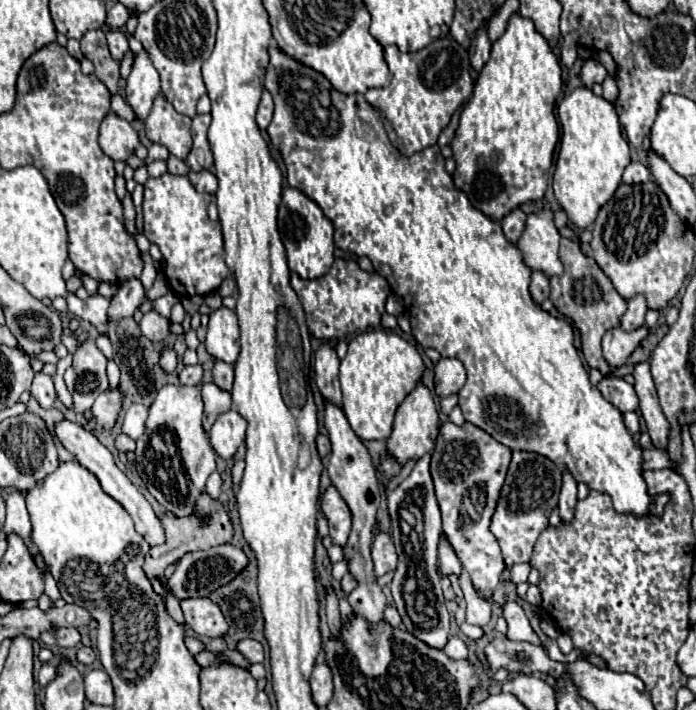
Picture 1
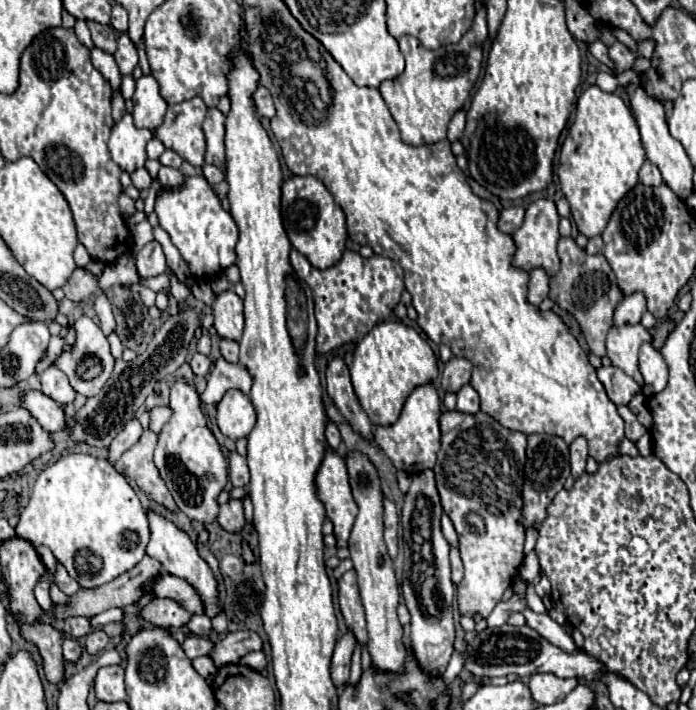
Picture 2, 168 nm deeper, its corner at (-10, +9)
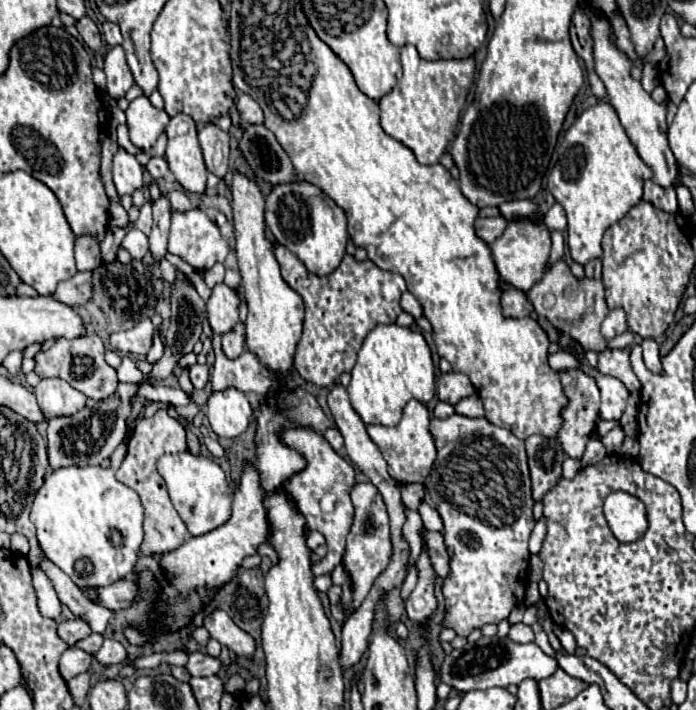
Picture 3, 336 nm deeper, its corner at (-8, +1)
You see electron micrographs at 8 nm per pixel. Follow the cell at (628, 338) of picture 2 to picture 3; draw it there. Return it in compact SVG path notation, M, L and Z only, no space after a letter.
M606 349L606 351L598 353L596 371L602 375L610 375L610 377L620 379L626 385L626 389L630 391L630 395L634 399L640 399L640 381L632 373L626 349Z

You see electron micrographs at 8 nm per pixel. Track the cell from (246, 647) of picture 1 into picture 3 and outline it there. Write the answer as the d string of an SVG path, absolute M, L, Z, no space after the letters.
M190 653L188 655L188 663L186 669L192 677L208 677L208 675L216 675L220 671L222 663L216 657L204 655L204 653Z

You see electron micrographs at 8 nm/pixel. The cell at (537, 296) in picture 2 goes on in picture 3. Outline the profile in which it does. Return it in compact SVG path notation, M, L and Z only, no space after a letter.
M512 287L502 293L500 307L502 307L504 317L512 317L512 319L528 317L530 311L532 311L532 305L528 303L526 295L520 289L512 289Z

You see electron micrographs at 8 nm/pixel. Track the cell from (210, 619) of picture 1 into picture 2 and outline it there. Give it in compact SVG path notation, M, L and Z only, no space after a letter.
M164 575L160 577L154 587L146 587L146 591L152 589L156 593L156 597L168 597L168 599L174 599L176 603L180 603L186 611L190 613L196 613L200 615L204 611L204 605L202 605L202 599L198 597L198 591L188 583L188 581L182 581L180 577L174 577L174 575Z

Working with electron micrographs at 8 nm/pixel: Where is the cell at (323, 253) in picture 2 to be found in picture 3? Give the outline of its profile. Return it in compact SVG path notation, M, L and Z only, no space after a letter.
M306 181L276 185L266 197L264 219L274 239L280 245L288 247L306 265L310 273L324 277L340 265L346 253L346 241L348 241L346 215L316 185Z

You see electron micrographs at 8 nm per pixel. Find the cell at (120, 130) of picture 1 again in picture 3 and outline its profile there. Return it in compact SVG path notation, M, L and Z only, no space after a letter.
M118 149L114 155L114 185L118 195L132 195L136 189L142 187L142 165L136 161L134 155Z

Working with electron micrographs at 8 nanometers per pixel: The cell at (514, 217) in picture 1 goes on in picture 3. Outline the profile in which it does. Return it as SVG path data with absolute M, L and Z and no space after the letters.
M478 217L476 223L474 223L474 229L476 229L476 235L486 241L486 243L492 243L496 237L502 235L502 231L506 229L508 221L504 217L488 217L488 219L482 219Z

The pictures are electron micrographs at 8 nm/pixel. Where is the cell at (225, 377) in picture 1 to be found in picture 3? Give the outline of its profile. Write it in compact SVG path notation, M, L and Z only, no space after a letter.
M242 327L222 335L222 351L230 359L238 357L244 351L244 331L242 331Z

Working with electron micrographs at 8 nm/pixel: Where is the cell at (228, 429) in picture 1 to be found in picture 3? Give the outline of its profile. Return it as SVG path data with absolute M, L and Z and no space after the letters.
M228 387L224 391L212 391L212 395L208 397L206 417L218 437L232 439L248 427L252 407L246 393Z

